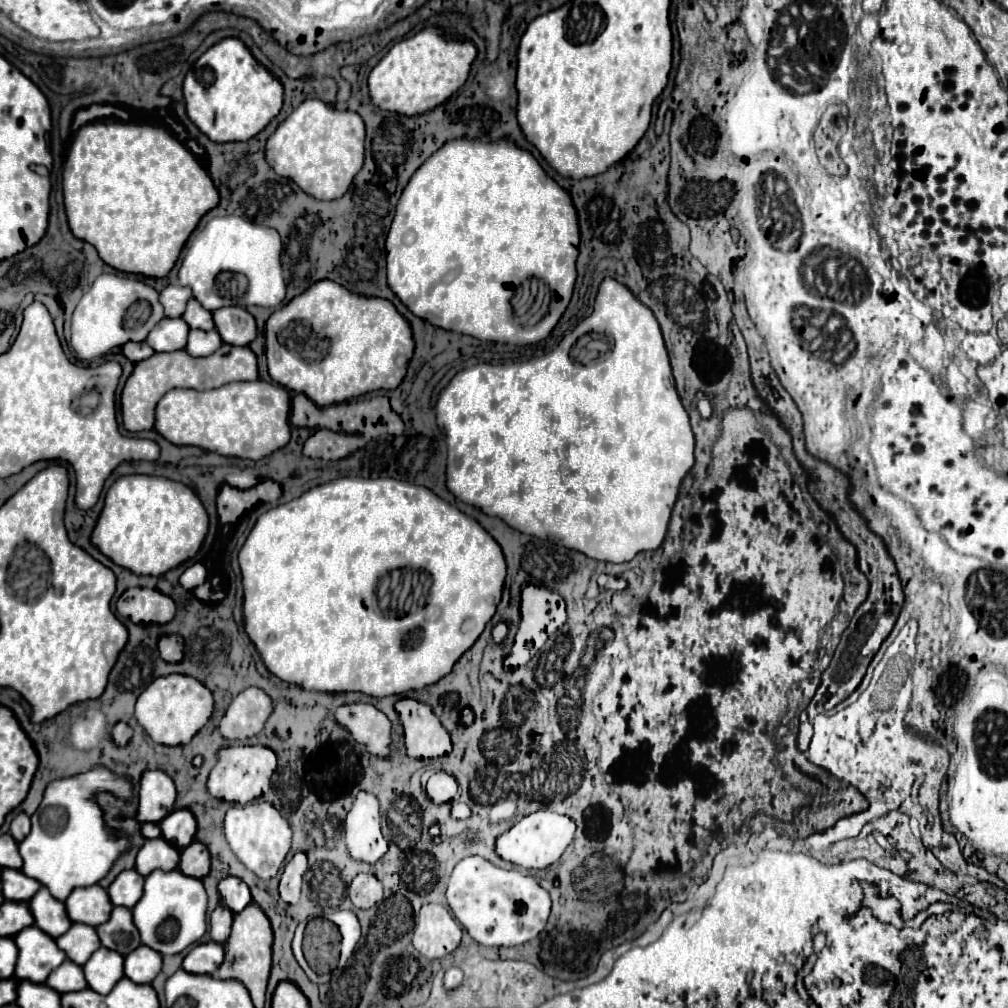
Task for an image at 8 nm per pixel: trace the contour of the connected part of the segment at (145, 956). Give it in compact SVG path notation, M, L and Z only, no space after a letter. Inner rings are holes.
M139 946L125 958L125 976L135 984L149 984L161 970L161 954Z

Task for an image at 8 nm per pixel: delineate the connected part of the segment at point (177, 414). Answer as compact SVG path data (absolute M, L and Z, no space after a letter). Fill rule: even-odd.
M263 380L255 382L231 382L215 390L169 390L157 404L155 430L175 446L199 446L221 456L261 460L271 452L283 448L289 442L289 410L291 392L279 384Z

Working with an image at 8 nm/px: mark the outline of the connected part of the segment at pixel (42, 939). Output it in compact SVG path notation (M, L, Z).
M37 926L21 930L15 936L15 944L19 948L15 978L19 980L43 984L51 970L55 970L65 960L65 952L61 952L55 940Z

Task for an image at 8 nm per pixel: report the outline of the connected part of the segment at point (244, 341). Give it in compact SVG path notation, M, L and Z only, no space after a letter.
M229 306L229 308L219 308L213 312L215 328L225 344L233 346L249 346L255 336L255 318L241 306Z

